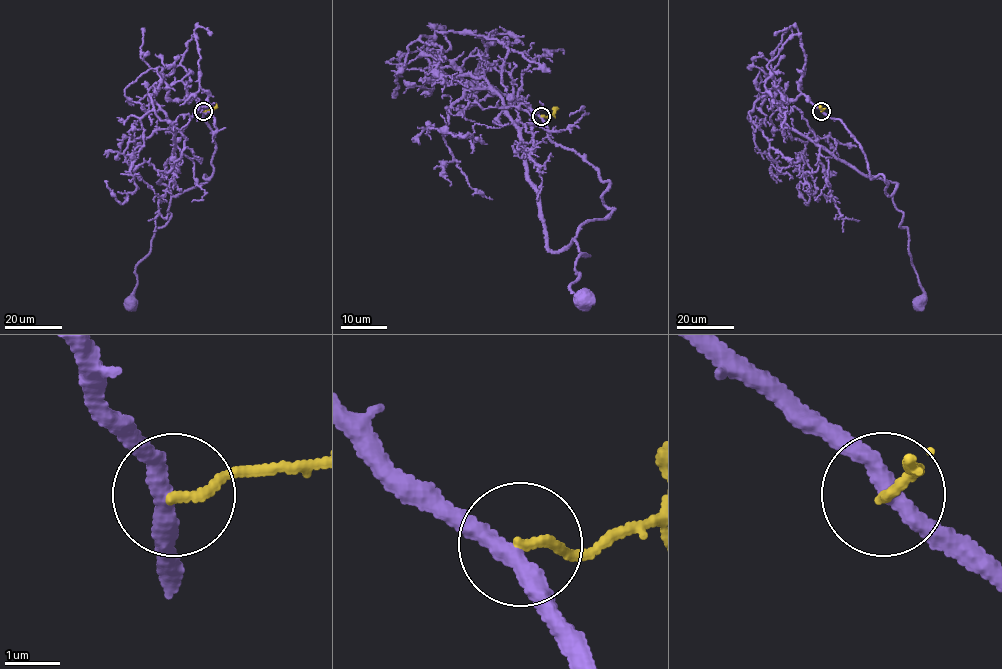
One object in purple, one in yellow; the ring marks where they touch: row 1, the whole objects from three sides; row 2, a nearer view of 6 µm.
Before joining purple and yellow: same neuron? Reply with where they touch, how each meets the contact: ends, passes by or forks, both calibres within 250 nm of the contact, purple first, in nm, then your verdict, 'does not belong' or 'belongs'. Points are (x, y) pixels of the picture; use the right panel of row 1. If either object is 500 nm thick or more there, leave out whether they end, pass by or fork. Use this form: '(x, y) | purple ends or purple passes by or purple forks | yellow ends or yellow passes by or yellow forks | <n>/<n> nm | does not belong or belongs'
(821, 111) | purple passes by | yellow ends | 320/180 nm | does not belong

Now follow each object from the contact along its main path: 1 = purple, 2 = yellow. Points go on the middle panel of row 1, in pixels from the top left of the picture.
1: (541, 116), (548, 137), (611, 183), (602, 200), (612, 211), (574, 239), (589, 256), (569, 288), (586, 301)
2: (541, 116), (549, 116), (554, 108)

